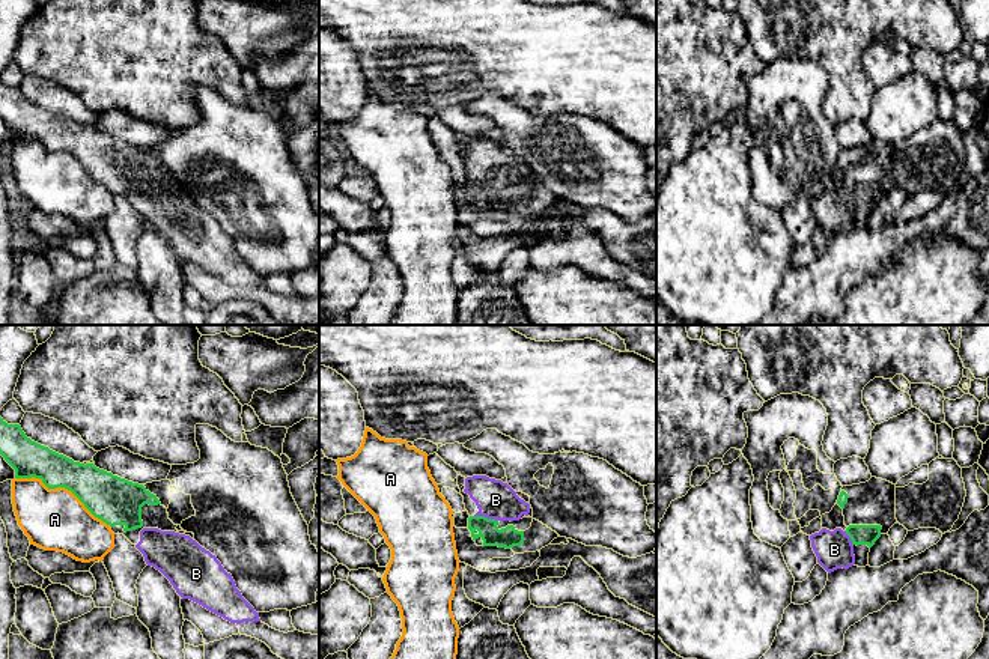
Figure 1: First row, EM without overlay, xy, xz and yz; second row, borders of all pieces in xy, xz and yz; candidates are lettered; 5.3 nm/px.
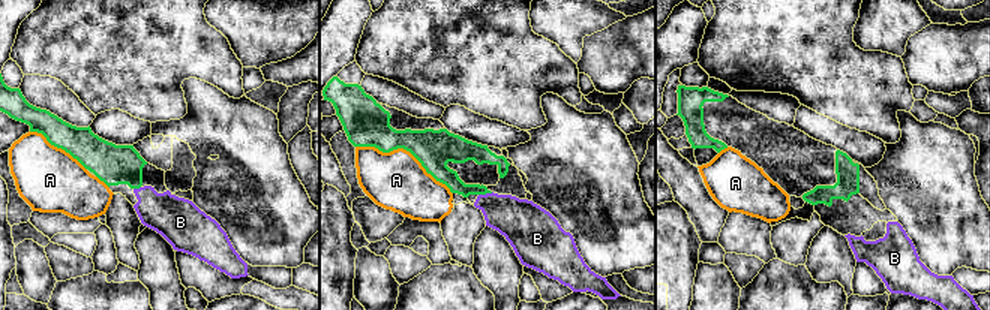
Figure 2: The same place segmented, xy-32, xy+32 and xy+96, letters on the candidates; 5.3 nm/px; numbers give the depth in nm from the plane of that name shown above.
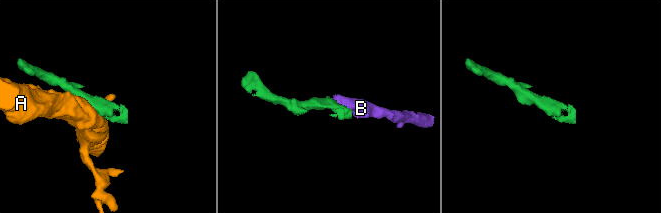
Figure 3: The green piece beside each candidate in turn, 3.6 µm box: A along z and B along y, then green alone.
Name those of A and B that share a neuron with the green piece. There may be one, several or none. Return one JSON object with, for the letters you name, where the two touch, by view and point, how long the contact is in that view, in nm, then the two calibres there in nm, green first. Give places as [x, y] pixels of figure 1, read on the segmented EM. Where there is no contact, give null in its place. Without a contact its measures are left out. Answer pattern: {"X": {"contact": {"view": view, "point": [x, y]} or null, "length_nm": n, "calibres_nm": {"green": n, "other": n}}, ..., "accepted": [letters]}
{"B": {"contact": {"view": "xz", "point": [486, 518]}, "length_nm": 130, "calibres_nm": {"green": 120, "other": 200}}, "accepted": ["B"]}

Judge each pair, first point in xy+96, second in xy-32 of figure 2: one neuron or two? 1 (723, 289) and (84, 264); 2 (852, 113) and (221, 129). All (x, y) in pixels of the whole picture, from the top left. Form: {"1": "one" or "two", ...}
{"1": "two", "2": "two"}

